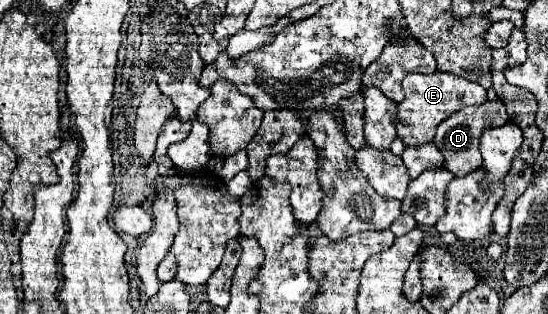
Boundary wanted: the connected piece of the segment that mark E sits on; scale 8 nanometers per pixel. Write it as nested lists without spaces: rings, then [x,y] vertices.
[[[435,71],[433,75],[407,75],[403,79],[403,91],[405,99],[399,103],[395,127],[403,143],[413,147],[433,141],[437,125],[449,115],[469,105],[481,105],[487,99],[487,91],[481,85],[457,77],[453,73],[441,73],[441,71]]]

